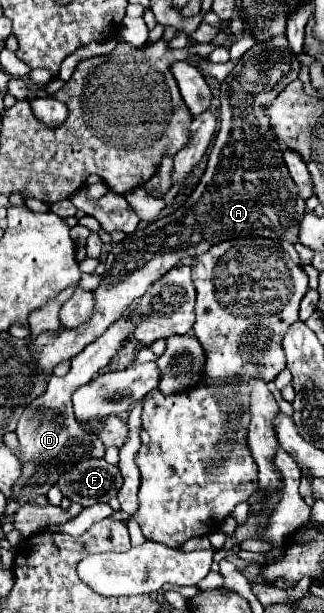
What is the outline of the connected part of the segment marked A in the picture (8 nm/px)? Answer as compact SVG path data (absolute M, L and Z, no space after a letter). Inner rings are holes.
M274 36L266 42L254 44L234 66L234 70L226 76L222 82L222 94L220 94L220 132L214 140L214 146L208 156L208 166L206 172L196 186L196 190L190 194L190 198L184 202L182 208L178 208L170 216L162 216L132 234L128 234L122 242L114 244L106 258L106 272L102 274L102 282L96 288L96 308L92 320L80 328L80 330L60 330L58 334L40 334L32 344L30 344L30 354L34 356L34 364L44 372L52 374L52 368L58 366L62 360L74 358L78 352L84 350L86 344L94 342L96 336L100 336L112 322L118 320L126 312L126 308L142 296L150 284L160 280L170 268L174 268L180 258L186 256L200 256L202 252L208 252L214 244L220 244L224 240L232 238L244 238L244 236L266 236L274 240L286 240L286 242L298 242L298 222L304 212L304 200L296 192L296 184L288 174L288 168L282 160L282 150L278 148L268 116L266 116L266 106L270 100L276 98L276 94L286 88L292 80L298 78L300 72L300 62L292 54L286 36Z

